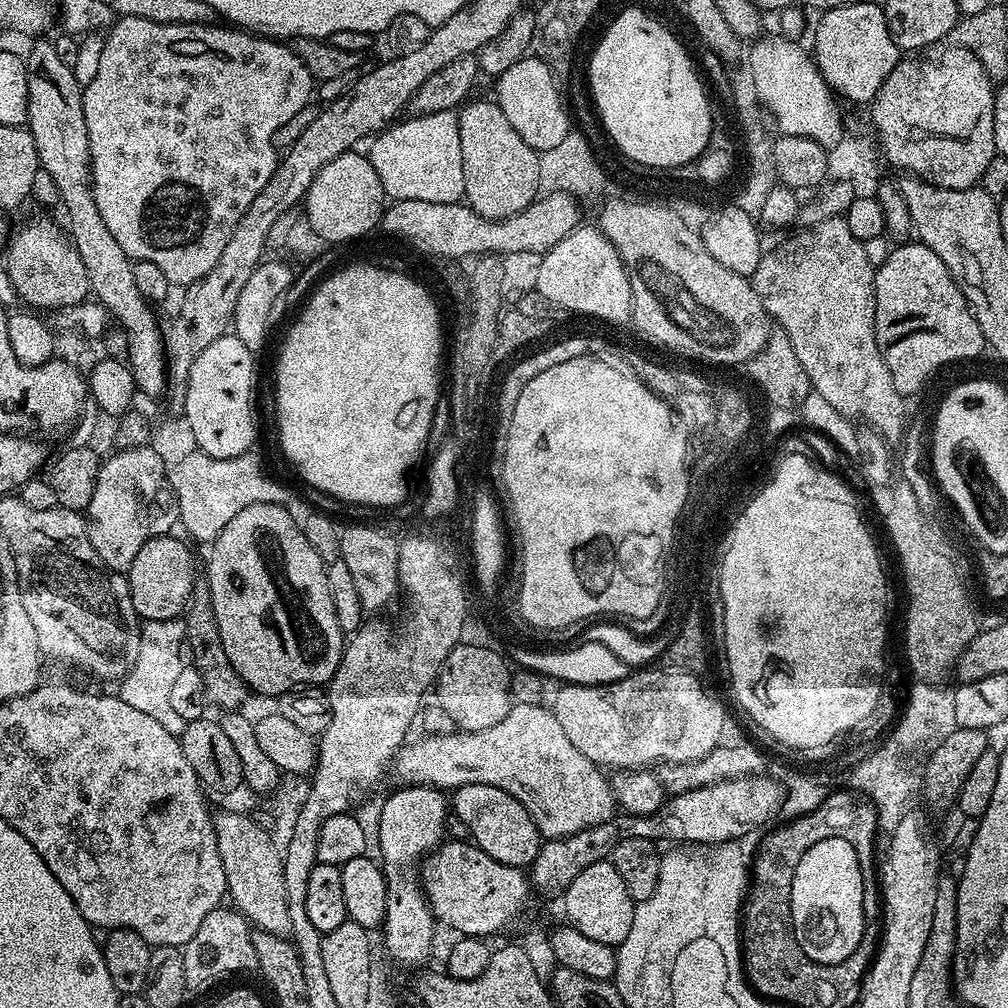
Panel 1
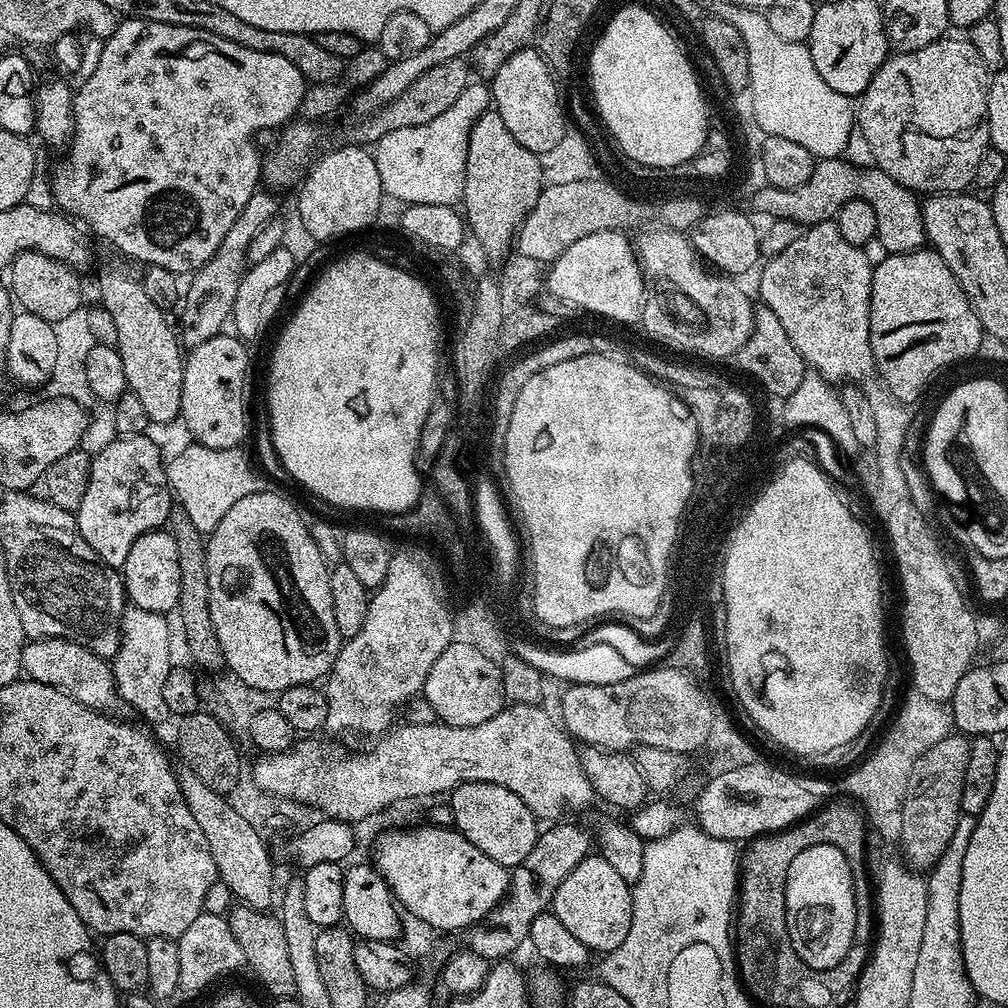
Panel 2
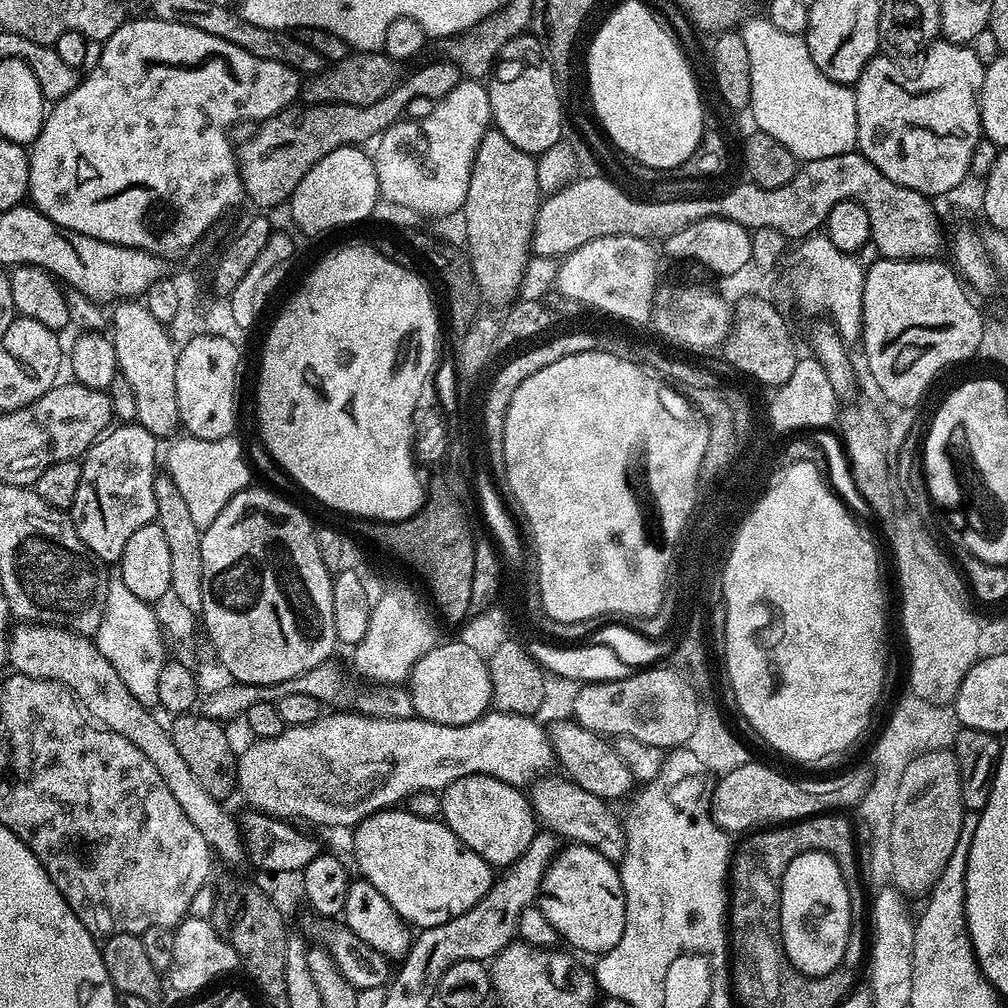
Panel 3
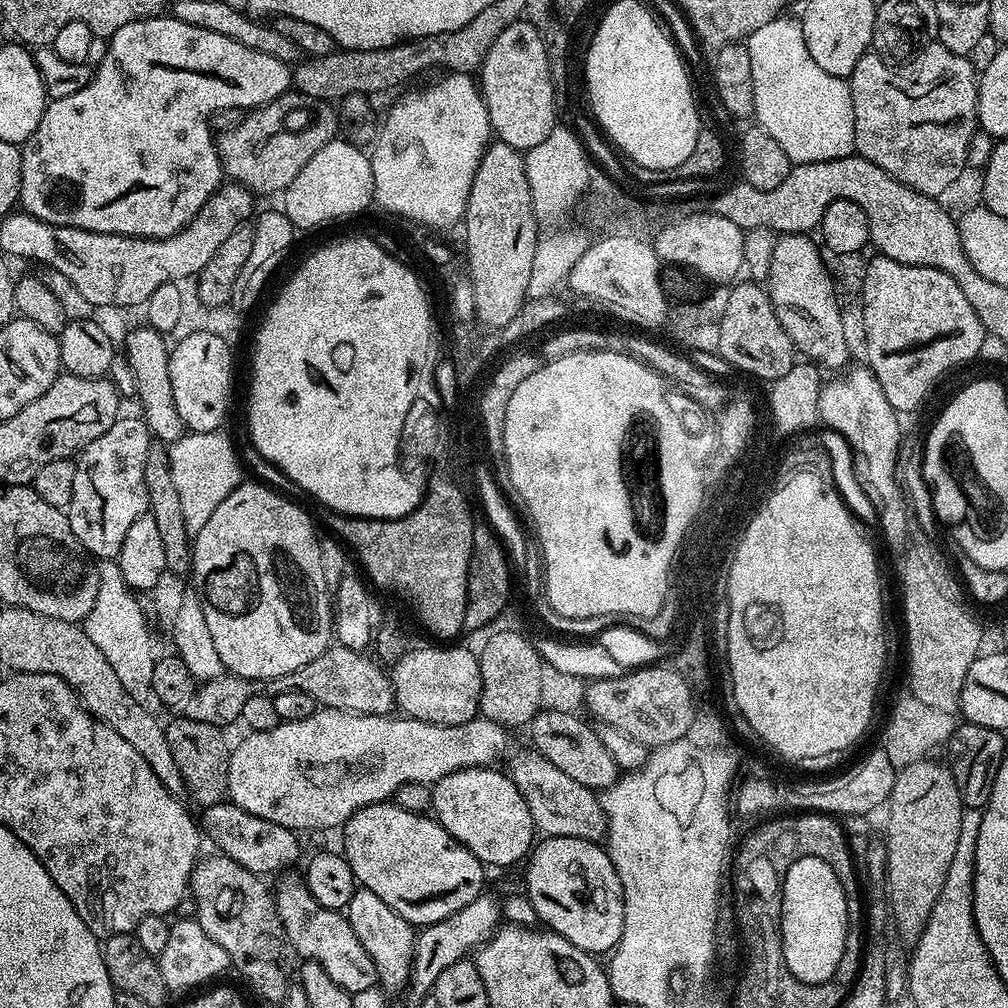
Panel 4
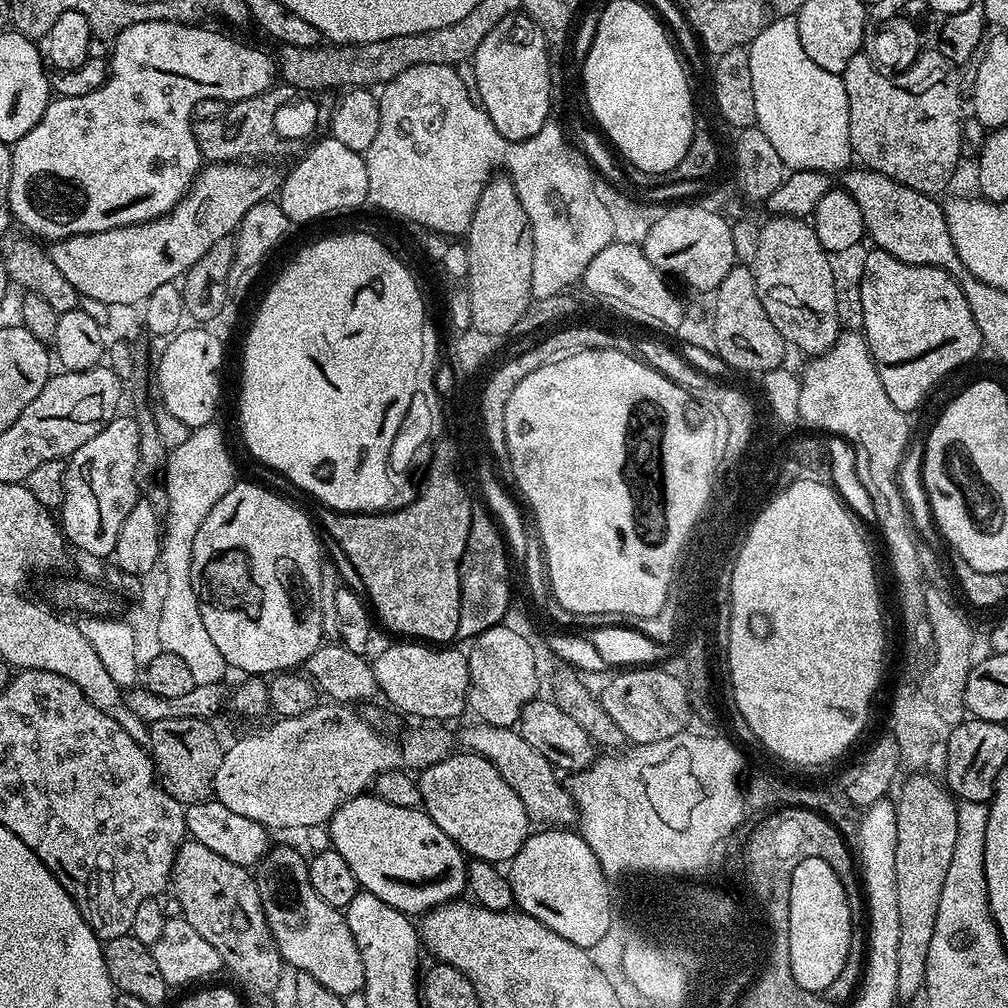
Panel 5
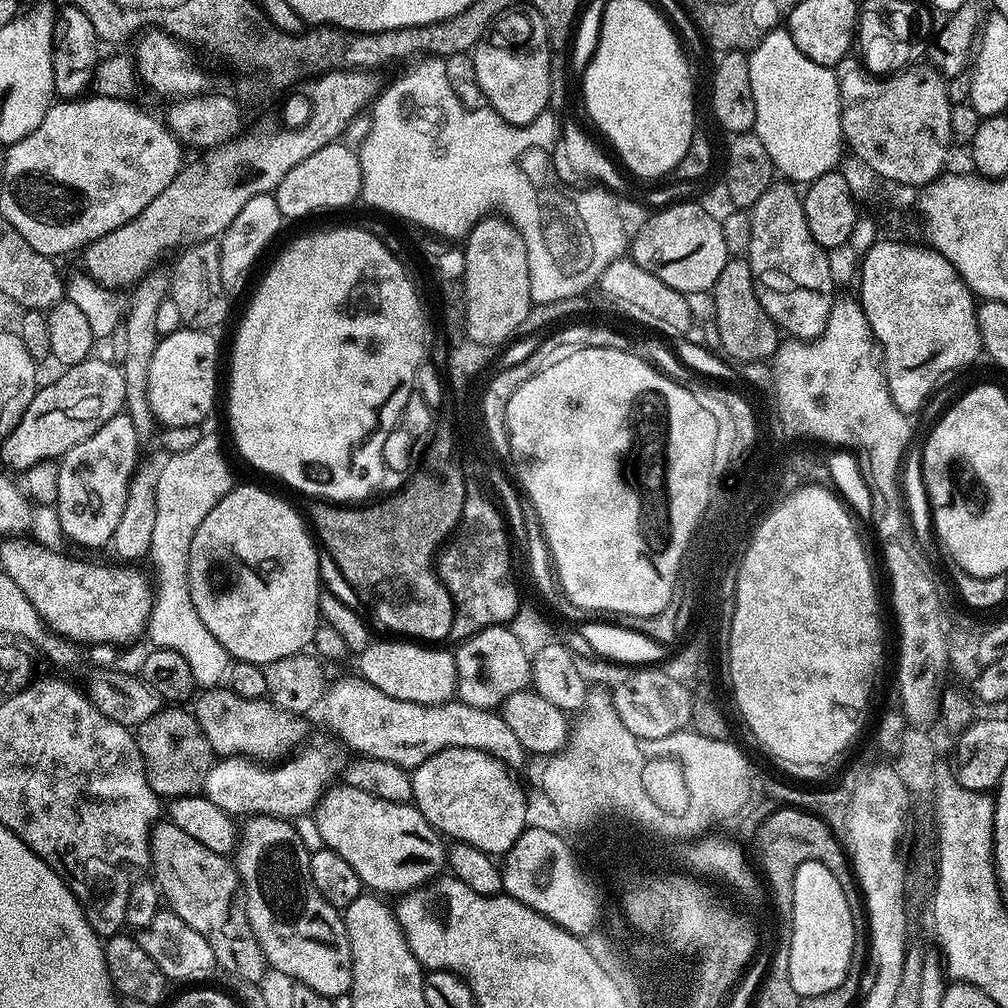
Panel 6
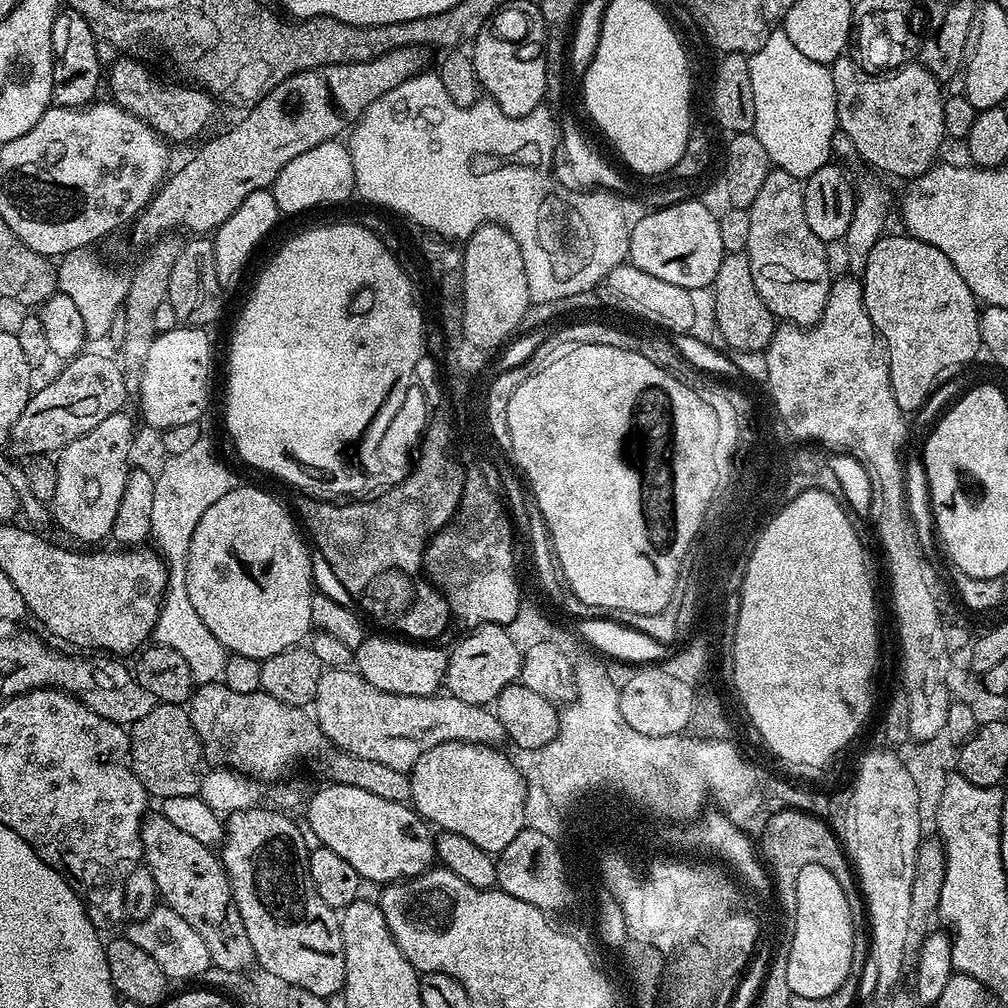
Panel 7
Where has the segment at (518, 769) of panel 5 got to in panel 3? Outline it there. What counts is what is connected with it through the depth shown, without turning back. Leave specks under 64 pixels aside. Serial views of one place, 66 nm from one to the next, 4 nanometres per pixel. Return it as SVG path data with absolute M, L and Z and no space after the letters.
M549 774L531 785L530 803L537 821L547 831L555 832L565 841L598 850L598 854L602 854L607 860L623 861L624 854L628 851L628 837L624 835L621 817L612 813L613 805L582 789L572 779L560 778L556 774Z

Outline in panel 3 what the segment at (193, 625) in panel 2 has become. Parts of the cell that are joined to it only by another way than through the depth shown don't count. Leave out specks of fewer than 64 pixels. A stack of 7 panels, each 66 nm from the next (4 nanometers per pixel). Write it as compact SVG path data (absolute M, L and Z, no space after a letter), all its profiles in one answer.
M166 474L157 475L154 482L156 498L155 523L162 526L170 546L170 582L178 602L184 603L193 614L202 610L202 529L194 522L178 486Z

